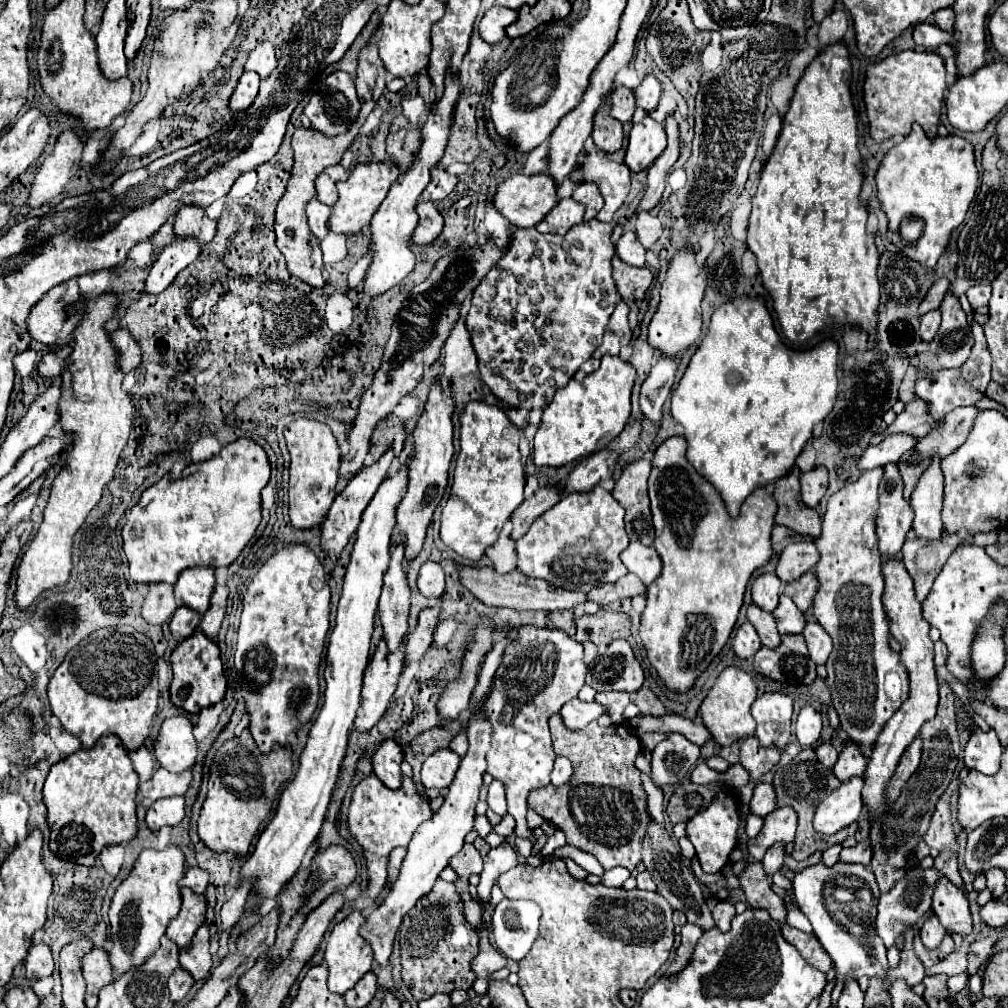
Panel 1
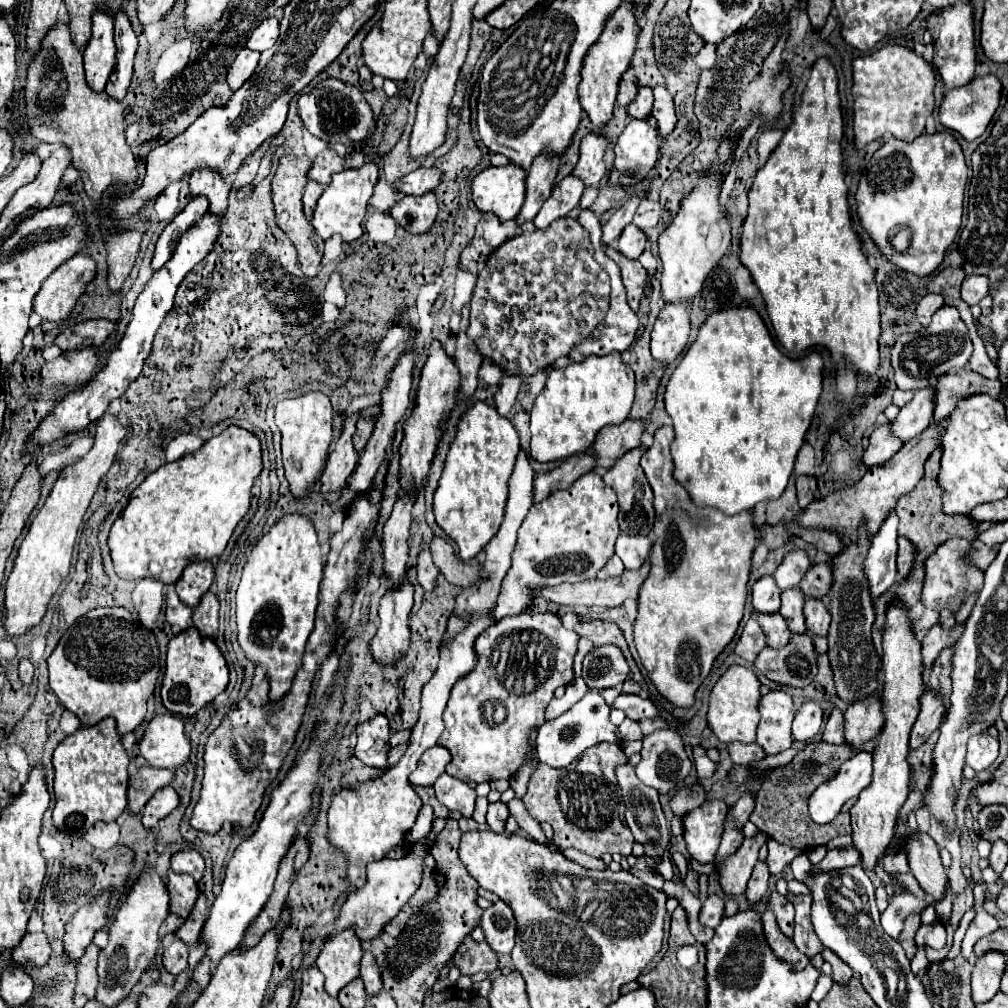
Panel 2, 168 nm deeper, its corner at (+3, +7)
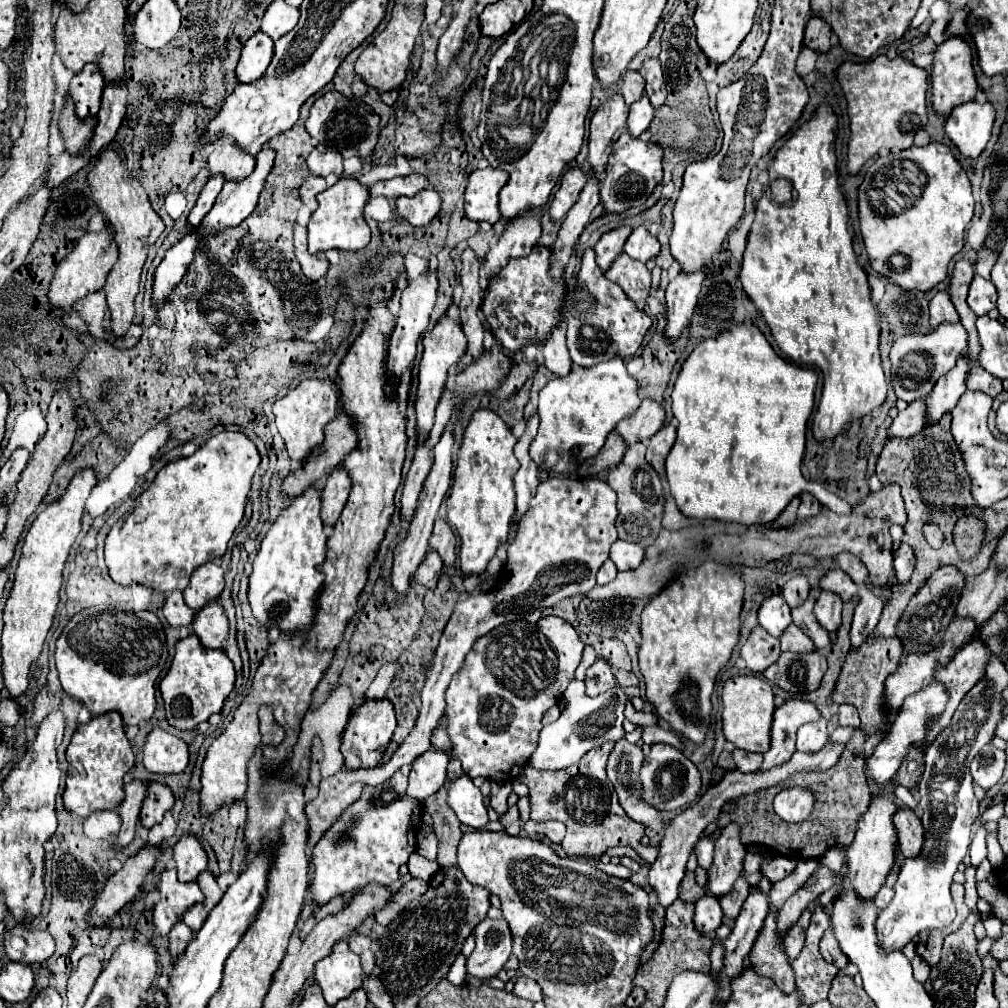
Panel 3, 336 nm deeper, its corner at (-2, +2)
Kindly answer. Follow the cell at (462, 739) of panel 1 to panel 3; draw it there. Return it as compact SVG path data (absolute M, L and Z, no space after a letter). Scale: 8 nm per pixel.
M545 616L535 624L515 620L487 632L473 644L461 672L453 676L445 692L445 714L449 718L447 732L453 742L453 754L461 760L469 778L485 776L495 782L509 782L519 776L527 758L537 748L537 738L543 728L541 718L545 710L561 700L567 684L573 680L583 648L585 644L575 628L557 616Z

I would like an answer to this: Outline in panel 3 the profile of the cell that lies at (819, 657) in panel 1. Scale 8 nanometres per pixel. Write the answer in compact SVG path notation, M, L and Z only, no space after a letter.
M821 590L813 612L825 630L835 632L841 626L841 608L843 608L841 596L829 590Z

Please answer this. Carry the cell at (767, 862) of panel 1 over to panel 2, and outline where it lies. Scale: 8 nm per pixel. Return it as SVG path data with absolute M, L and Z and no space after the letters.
M758 861L752 877L748 881L748 889L746 889L746 897L750 901L758 901L768 893L768 879L770 879L770 871L768 871L768 863L766 861Z

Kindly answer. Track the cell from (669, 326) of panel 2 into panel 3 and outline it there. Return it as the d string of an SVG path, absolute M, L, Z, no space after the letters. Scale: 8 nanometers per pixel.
M703 268L693 274L679 272L677 278L669 282L667 286L667 318L669 318L667 336L671 340L679 338L683 328L689 324L705 276L707 276L707 270Z

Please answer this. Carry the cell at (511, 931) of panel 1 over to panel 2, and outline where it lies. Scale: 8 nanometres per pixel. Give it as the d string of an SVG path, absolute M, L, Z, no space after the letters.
M496 901L484 911L480 927L486 933L486 943L496 953L512 953L516 941L516 919L504 901Z

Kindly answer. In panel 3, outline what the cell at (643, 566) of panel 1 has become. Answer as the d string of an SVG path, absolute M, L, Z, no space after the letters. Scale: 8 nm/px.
M617 540L613 546L611 546L611 554L609 558L615 562L617 570L623 572L623 570L631 570L631 568L637 568L643 560L643 554L645 550L637 544L629 544L625 540Z

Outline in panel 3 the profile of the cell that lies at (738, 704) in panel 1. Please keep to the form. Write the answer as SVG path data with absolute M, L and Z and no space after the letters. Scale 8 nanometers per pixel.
M733 676L723 688L723 734L725 738L747 752L767 752L771 742L773 722L773 690L771 684L759 676Z

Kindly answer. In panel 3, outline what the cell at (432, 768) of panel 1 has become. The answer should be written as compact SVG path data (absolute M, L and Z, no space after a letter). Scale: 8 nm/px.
M429 750L421 760L415 760L409 772L407 796L413 796L417 802L425 802L433 796L447 780L447 762L449 754L441 750Z

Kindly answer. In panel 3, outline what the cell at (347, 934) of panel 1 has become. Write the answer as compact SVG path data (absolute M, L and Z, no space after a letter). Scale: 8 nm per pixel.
M339 940L333 952L315 964L315 982L321 986L323 998L331 1006L361 988L363 970L359 956L349 950L345 940Z

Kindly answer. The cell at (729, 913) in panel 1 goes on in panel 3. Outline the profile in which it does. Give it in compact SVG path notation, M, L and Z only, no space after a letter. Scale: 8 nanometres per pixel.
M703 896L695 904L693 924L701 934L713 934L723 920L723 910L715 896Z

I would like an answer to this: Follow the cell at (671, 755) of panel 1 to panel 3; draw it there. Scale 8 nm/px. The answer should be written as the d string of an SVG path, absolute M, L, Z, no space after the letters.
M657 742L651 746L651 752L645 758L639 774L643 784L641 800L645 800L645 804L651 804L659 812L665 812L665 810L671 812L687 806L691 800L697 798L701 790L701 774L695 768L695 764L689 758L685 758L677 748L663 742Z

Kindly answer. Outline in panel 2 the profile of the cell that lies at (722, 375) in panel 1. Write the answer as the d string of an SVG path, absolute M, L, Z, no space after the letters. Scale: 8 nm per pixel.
M728 307L722 311L716 311L712 315L708 315L708 319L704 321L704 325L698 331L696 341L692 343L692 347L688 349L688 353L682 357L682 361L678 363L678 367L674 369L674 373L670 375L668 381L668 415L674 421L674 431L676 431L676 439L672 443L672 459L674 459L674 477L684 483L684 487L688 489L690 497L694 499L696 505L706 505L706 507L716 507L726 515L736 515L740 511L752 509L756 503L760 501L770 501L770 499L778 499L790 479L790 473L794 469L794 459L798 449L804 443L804 435L810 427L812 415L816 411L816 405L820 401L822 395L822 381L824 381L824 359L818 351L812 351L810 355L806 355L804 359L790 359L788 355L784 355L772 341L762 317L758 315L758 311L754 307Z

